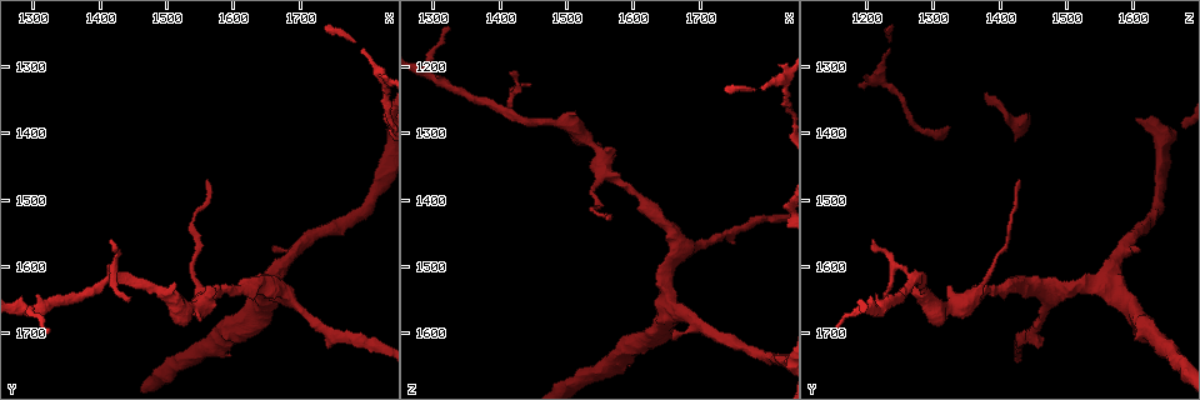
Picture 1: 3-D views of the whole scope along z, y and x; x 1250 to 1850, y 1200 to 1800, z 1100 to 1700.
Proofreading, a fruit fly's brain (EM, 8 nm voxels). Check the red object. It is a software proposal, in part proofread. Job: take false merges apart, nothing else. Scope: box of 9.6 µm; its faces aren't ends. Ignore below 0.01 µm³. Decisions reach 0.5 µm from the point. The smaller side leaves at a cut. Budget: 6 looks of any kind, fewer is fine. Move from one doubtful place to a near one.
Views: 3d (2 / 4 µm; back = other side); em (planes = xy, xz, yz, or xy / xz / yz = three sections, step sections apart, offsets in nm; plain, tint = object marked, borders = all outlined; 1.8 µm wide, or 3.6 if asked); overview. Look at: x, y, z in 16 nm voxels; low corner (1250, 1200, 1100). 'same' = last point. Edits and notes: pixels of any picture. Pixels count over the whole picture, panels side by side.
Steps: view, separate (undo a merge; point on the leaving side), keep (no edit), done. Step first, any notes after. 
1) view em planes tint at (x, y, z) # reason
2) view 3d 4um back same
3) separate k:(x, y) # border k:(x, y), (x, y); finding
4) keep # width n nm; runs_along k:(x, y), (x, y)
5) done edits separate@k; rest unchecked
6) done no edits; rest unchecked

view 3d 2um at (1660, 1630, 1485) # three-way junction

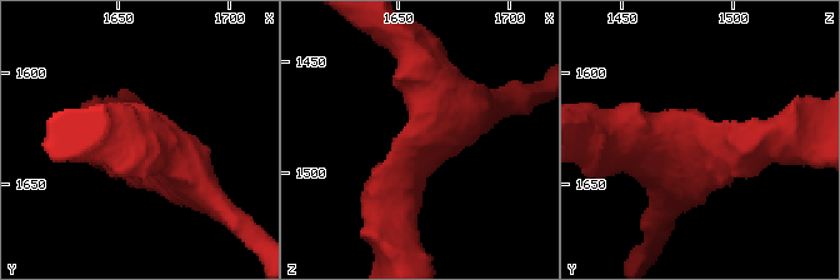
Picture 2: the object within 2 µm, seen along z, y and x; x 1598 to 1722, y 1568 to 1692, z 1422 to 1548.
view em planes tint at (1661, 1633, 1486) # arms 3; arm_widths 220, 300, 360 nm; need the tissue

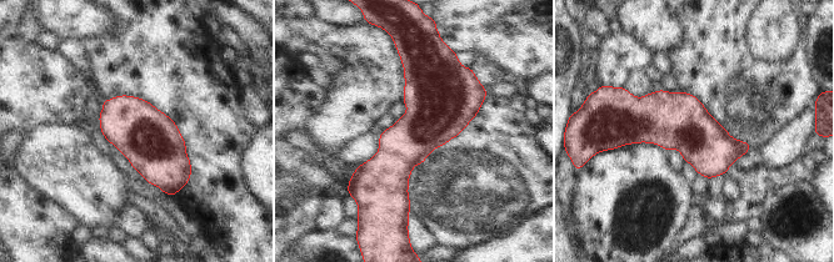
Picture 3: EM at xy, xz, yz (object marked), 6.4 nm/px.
keep # all the same neuron

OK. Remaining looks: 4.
view em 3.6um planes tint at (1560, 1645, 1355) # abrupt turn

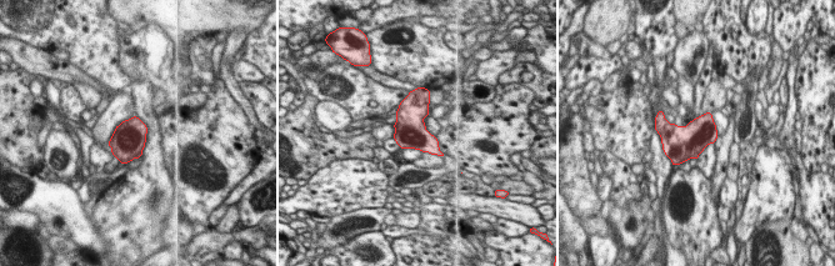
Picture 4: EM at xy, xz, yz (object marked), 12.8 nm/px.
keep # one neuron here

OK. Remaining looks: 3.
view em planes tint at (1415, 1620, 1270) # abrupt turn

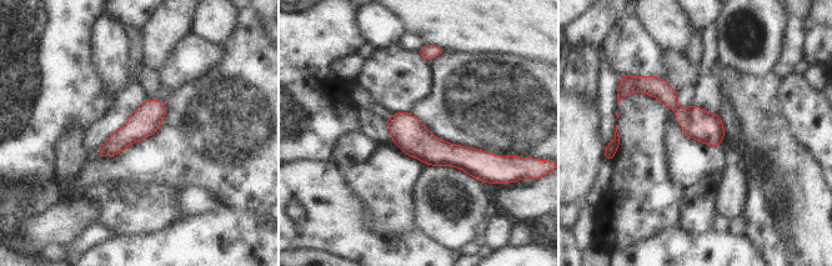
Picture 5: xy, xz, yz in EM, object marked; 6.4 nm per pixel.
keep # continuous, no second neuron

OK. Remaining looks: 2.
done no edits; rest unchecked

